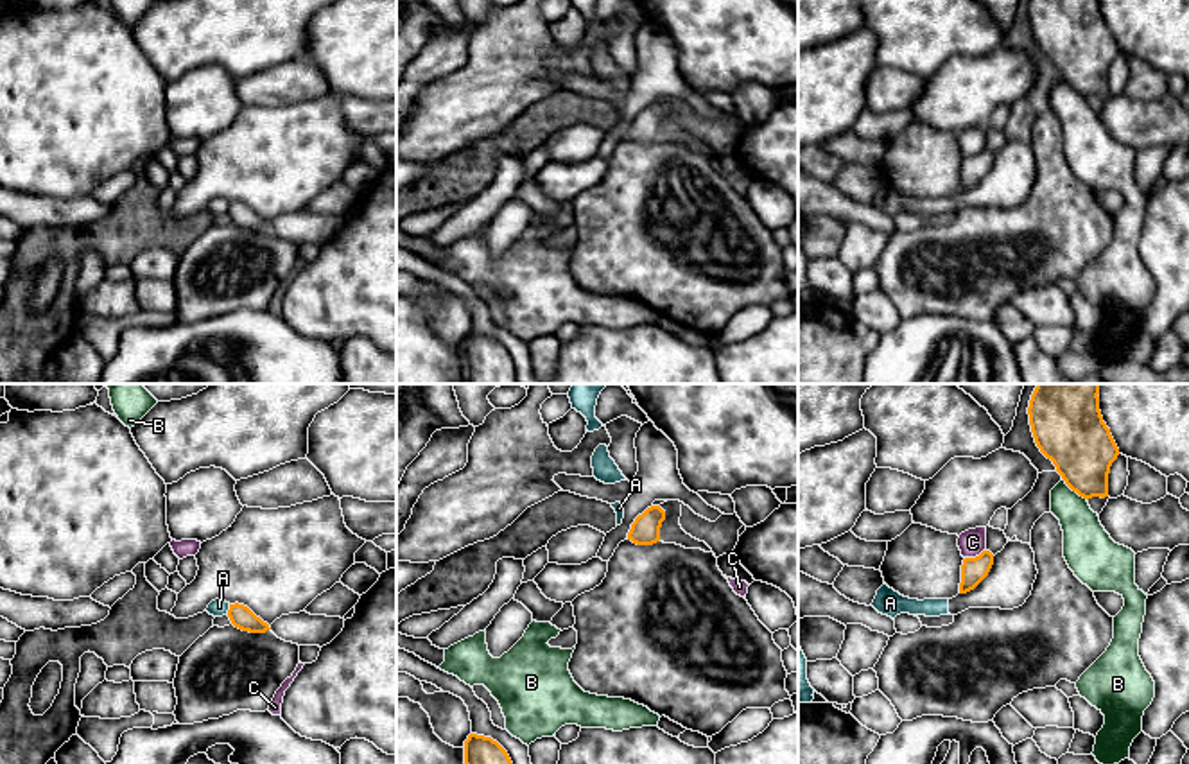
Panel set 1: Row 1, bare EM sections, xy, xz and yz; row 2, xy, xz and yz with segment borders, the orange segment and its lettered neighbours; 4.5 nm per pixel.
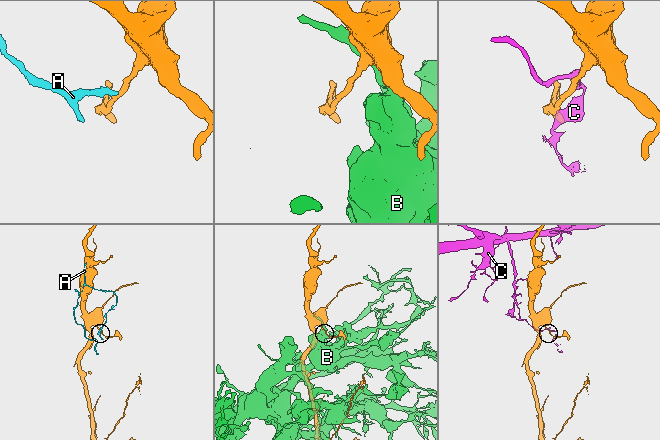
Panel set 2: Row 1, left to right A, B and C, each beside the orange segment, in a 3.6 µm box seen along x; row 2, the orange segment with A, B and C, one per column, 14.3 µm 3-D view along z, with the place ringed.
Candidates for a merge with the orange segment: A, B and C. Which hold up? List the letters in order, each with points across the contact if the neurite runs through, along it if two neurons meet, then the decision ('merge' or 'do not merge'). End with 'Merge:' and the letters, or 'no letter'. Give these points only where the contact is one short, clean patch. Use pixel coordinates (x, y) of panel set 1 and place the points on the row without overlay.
A: border xy (230, 203), (226, 212); do not merge
B: do not merge
C: do not merge
Merge: no letter

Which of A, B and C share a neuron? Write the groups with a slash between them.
A / B / C

